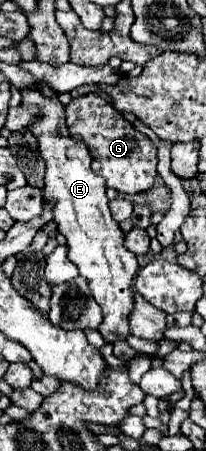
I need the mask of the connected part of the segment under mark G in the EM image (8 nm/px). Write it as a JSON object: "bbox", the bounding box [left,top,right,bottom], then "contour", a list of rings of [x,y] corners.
{"bbox":[67,93,157,195],"contour":[[[87,93],[79,99],[73,99],[67,107],[67,127],[71,135],[81,137],[91,155],[93,155],[93,171],[107,181],[107,187],[117,189],[121,195],[135,195],[153,187],[157,177],[157,149],[139,133],[121,111],[113,109],[103,97],[95,93]]]}

